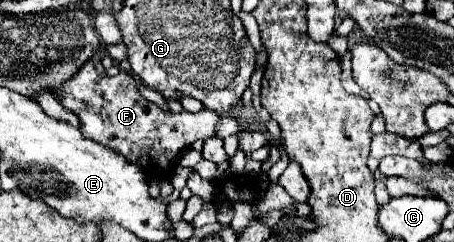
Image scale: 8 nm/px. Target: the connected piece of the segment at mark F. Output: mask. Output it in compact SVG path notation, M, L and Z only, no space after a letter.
M90 59L80 67L80 71L70 81L66 81L64 85L54 85L54 93L56 93L56 99L80 119L82 135L118 151L120 155L126 157L128 163L138 165L140 171L150 173L152 177L170 177L170 173L178 165L176 161L178 161L180 153L190 149L196 139L208 139L214 135L214 127L218 123L218 113L208 111L208 109L202 109L200 113L188 113L188 111L182 111L178 115L166 113L156 103L146 101L140 95L136 85L138 85L138 81L134 79L134 75L130 75L126 71L118 73L116 77L100 75L94 67L94 61Z

